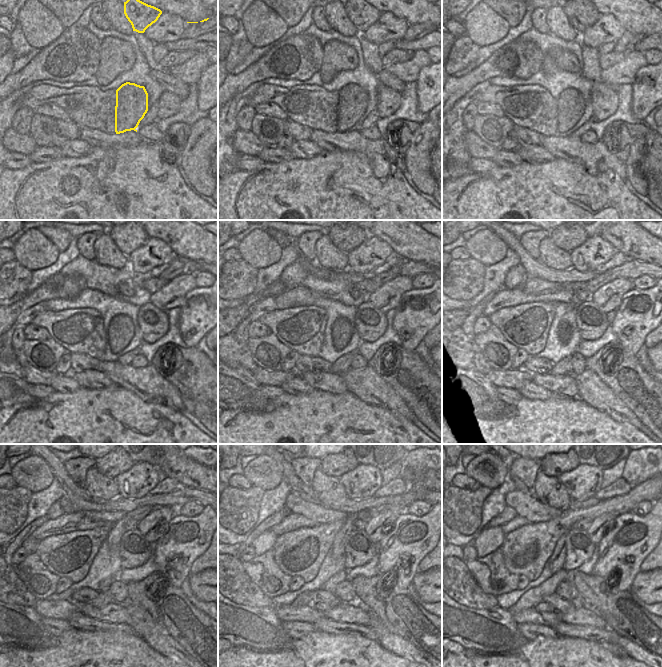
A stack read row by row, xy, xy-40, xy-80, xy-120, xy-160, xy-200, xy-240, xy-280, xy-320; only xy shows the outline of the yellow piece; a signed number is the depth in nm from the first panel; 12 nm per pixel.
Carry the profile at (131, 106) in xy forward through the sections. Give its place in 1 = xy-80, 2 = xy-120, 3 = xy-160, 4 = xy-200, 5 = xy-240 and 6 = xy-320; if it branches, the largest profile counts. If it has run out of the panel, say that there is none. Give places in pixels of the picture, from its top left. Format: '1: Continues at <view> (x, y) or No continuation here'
1: Continues at xy-80 (575, 109)
2: Continues at xy-120 (126, 335)
3: Continues at xy-160 (347, 339)
4: Continues at xy-200 (569, 336)
5: Continues at xy-240 (115, 566)
6: Continues at xy-320 (560, 560)

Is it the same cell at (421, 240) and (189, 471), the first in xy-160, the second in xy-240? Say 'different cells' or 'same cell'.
same cell

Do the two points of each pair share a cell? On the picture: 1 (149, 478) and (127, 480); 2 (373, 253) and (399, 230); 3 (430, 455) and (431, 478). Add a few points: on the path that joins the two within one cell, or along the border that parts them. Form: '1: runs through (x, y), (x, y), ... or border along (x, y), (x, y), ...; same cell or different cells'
1: runs through (144, 478), (132, 480); same cell
2: border along (370, 234), (383, 239), (393, 251); different cells
3: border along (408, 466), (414, 469), (431, 469); different cells

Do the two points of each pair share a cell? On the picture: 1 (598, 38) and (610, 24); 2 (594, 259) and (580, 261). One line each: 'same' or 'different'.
1: same
2: same

